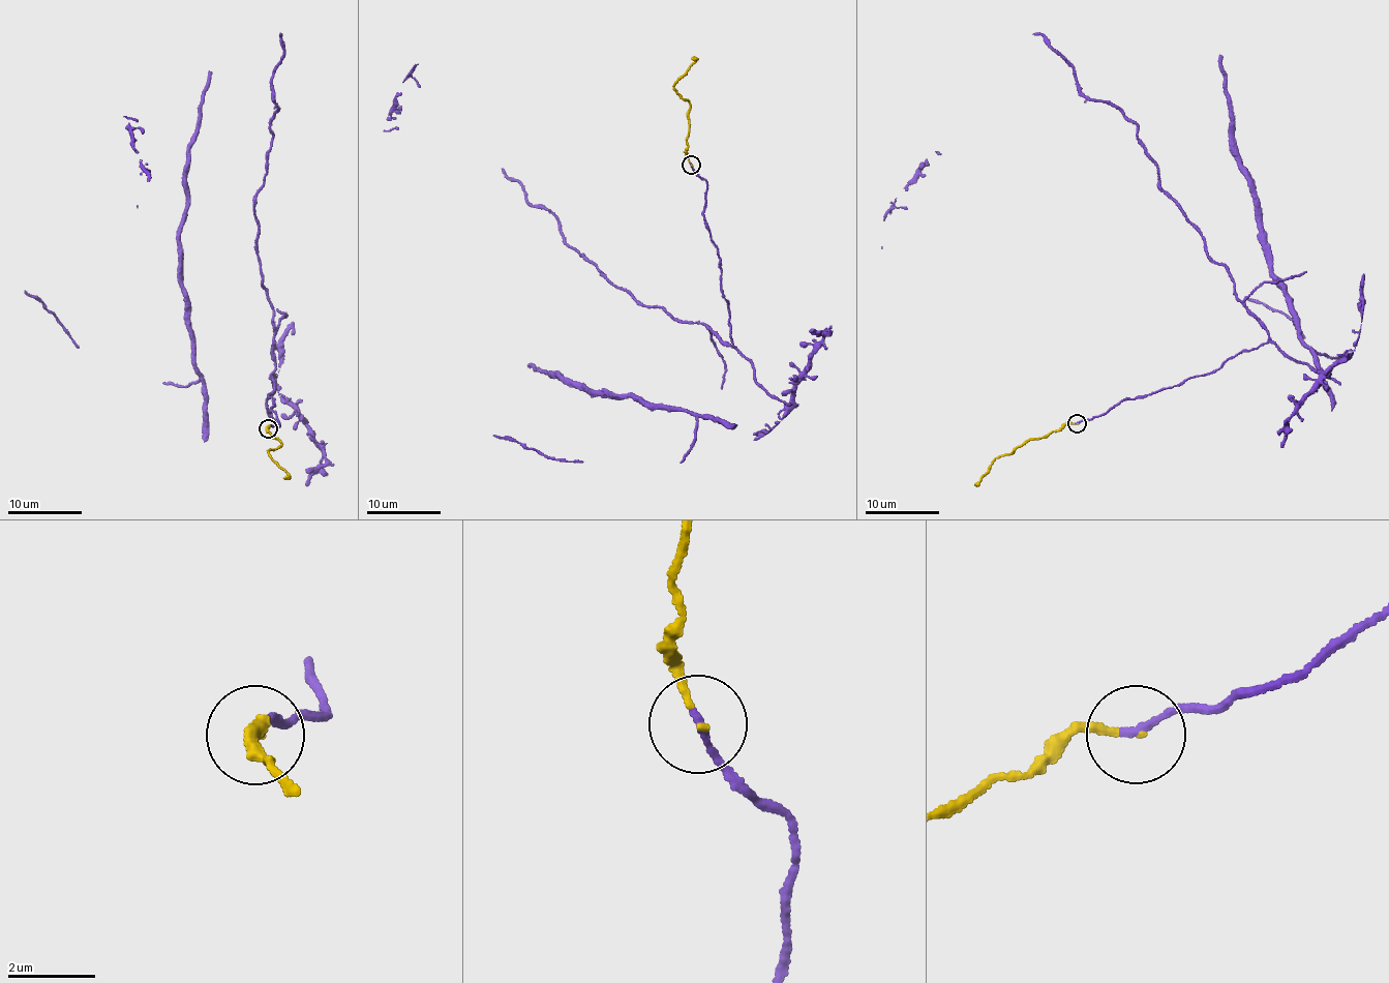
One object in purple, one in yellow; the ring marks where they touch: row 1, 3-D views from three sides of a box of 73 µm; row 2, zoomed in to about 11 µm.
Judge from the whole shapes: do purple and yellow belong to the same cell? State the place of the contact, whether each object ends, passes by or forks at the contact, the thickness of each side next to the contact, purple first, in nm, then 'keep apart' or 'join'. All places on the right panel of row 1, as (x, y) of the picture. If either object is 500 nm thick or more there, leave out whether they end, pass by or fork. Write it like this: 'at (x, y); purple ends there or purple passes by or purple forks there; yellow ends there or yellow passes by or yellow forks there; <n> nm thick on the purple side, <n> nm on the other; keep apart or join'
at (1077, 423); purple ends there; yellow ends there; 180 nm thick on the purple side, 120 nm on the other; join

